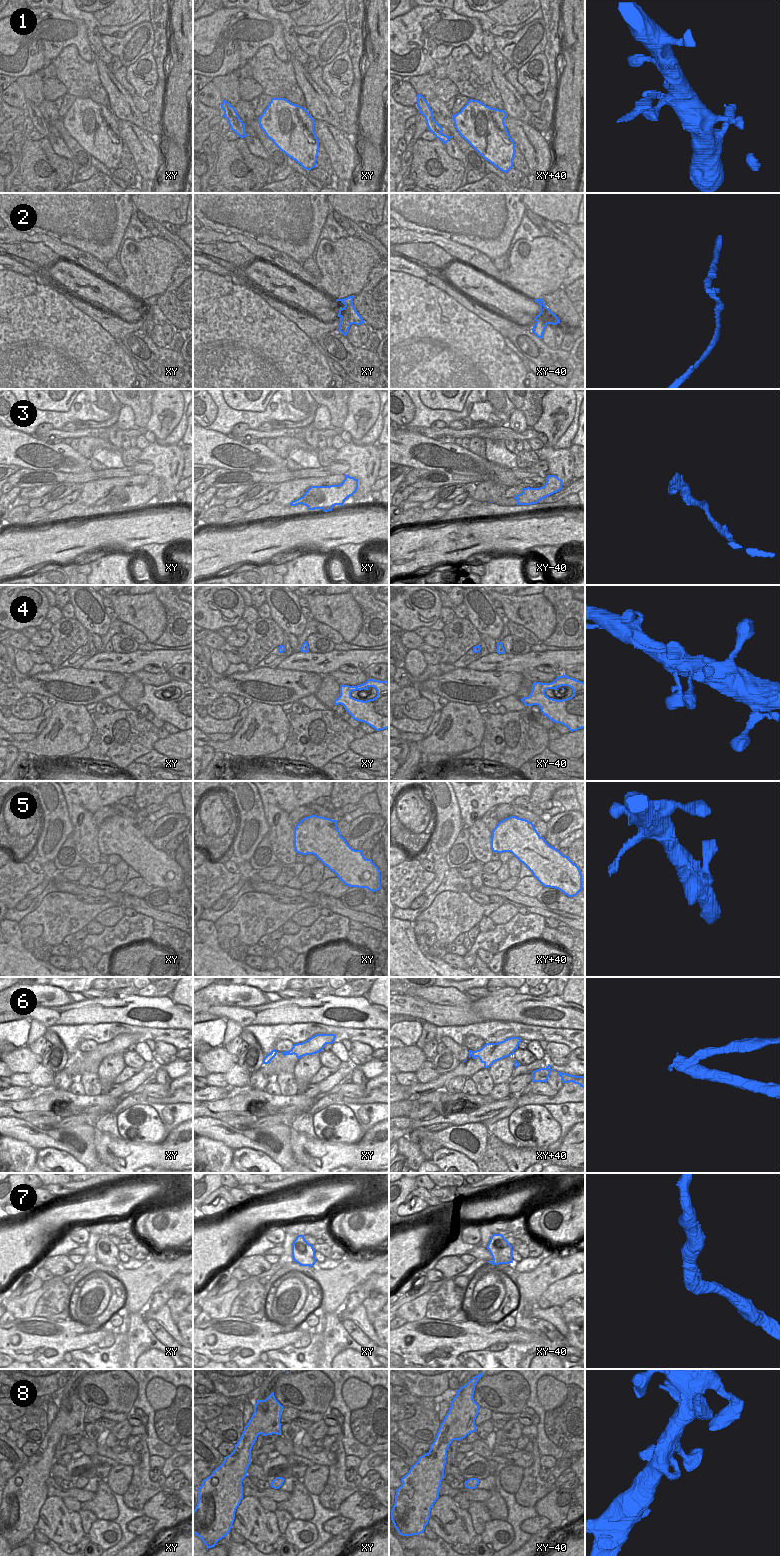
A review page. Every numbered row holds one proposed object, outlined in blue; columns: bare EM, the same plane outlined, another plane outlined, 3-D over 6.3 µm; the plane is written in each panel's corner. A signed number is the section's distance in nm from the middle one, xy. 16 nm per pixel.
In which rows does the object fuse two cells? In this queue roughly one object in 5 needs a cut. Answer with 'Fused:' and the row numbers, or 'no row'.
Fused: 1, 6

